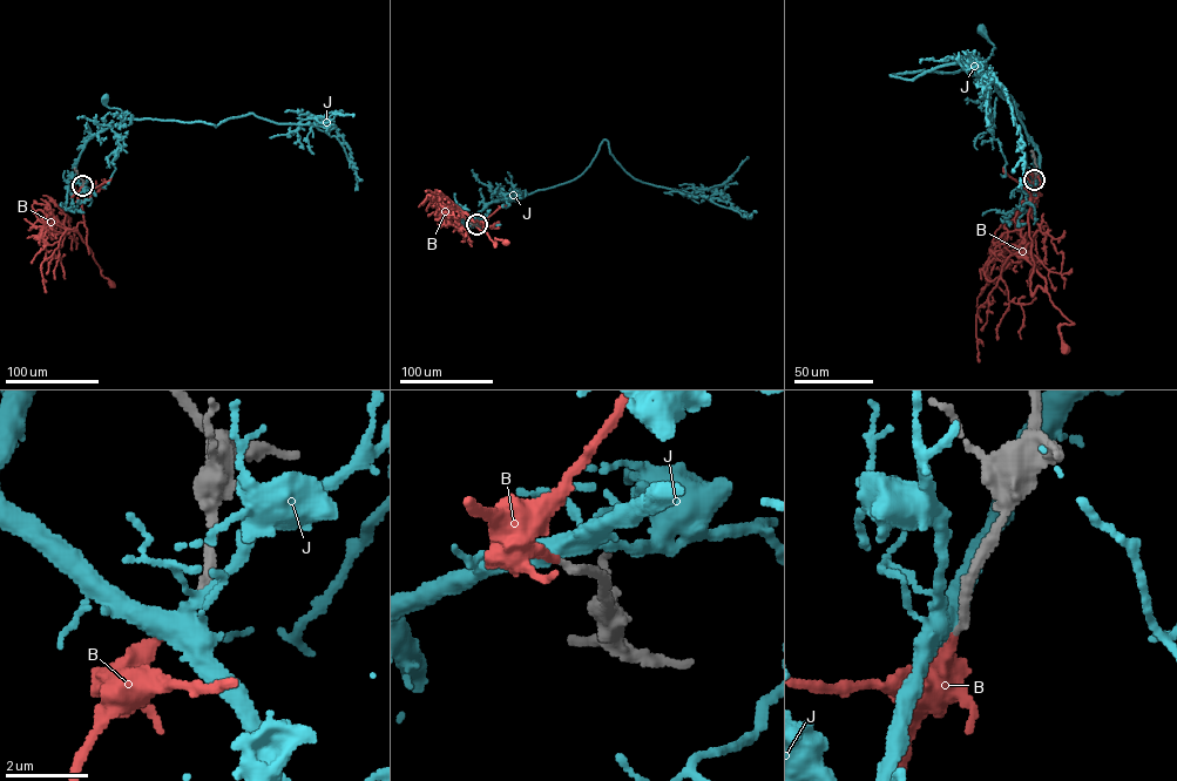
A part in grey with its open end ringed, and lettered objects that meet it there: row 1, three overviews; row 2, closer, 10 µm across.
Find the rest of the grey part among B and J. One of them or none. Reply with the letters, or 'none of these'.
B

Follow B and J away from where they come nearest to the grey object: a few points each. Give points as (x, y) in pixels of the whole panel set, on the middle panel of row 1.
B: (477, 223), (472, 224), (475, 219), (484, 223), (494, 246), (495, 238), (506, 242)
J: (477, 223), (469, 225), (493, 202), (527, 194), (504, 201), (499, 192)

